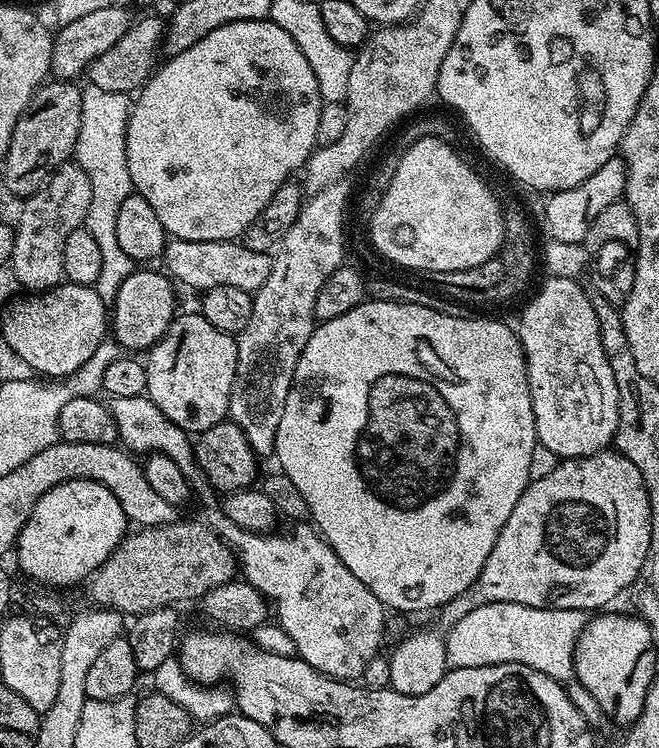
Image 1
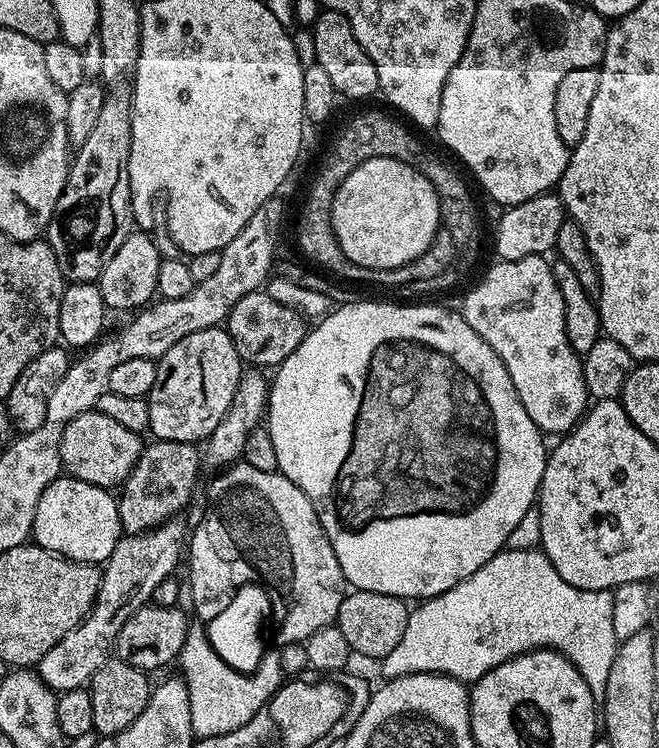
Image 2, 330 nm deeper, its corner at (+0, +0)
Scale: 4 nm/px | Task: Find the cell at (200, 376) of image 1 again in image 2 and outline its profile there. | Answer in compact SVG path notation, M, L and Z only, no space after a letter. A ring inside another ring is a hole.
M223 327L186 334L186 338L182 338L182 342L174 342L157 363L156 381L146 397L151 435L157 440L187 444L207 441L208 435L230 410L241 375L240 355L234 350L234 342Z

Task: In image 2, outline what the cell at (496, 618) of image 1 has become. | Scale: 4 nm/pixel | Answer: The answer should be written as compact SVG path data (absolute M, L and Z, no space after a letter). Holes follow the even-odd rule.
M535 547L511 548L490 558L490 562L470 574L470 578L458 582L458 586L417 603L409 611L406 630L398 646L379 661L378 668L384 680L409 676L415 672L433 672L455 680L475 682L494 670L494 666L521 656L524 652L533 652L536 648L552 648L561 652L580 671L582 678L586 678L586 686L590 686L593 696L602 698L606 694L606 678L610 678L610 666L614 666L618 647L614 634L612 592L595 592L570 586L570 582L566 582L562 574L554 570L550 558L543 550Z

